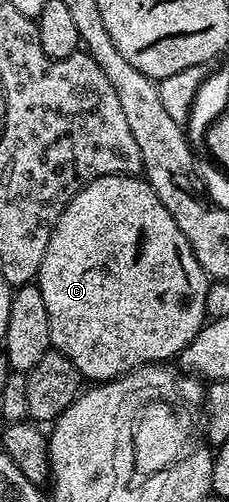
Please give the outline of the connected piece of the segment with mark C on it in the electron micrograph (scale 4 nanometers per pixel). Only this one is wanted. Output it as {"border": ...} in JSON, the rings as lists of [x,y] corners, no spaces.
{"border":[[[140,175],[95,178],[95,182],[83,186],[83,190],[79,190],[79,194],[75,194],[75,198],[71,198],[71,202],[63,210],[59,222],[55,222],[51,242],[47,242],[47,254],[43,254],[43,266],[39,266],[35,283],[37,289],[43,294],[43,302],[47,305],[47,318],[51,326],[50,345],[67,358],[71,358],[73,365],[89,382],[115,380],[146,364],[172,361],[172,356],[173,359],[180,357],[182,350],[193,341],[195,334],[199,334],[199,330],[207,323],[205,307],[211,277],[207,275],[199,258],[193,253],[191,242],[187,242],[183,230],[179,230],[179,226],[175,226],[175,218],[171,218],[171,214],[167,214],[167,206],[163,206],[163,202],[159,202],[159,194],[155,194],[149,181]]]}

